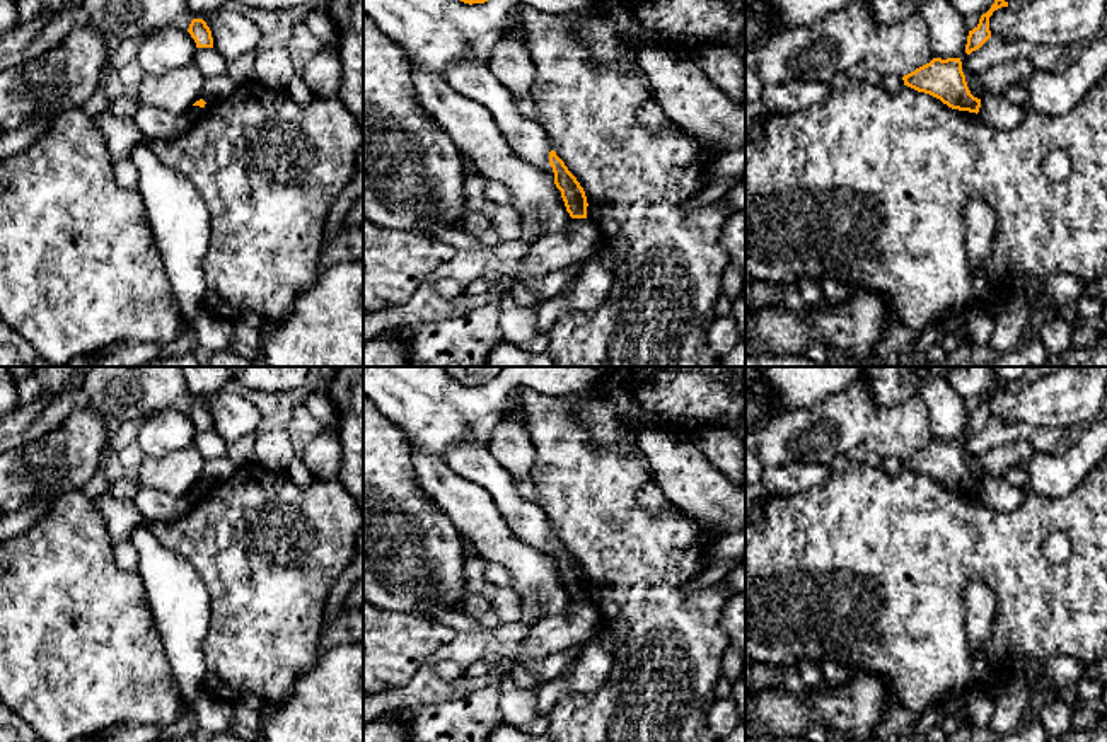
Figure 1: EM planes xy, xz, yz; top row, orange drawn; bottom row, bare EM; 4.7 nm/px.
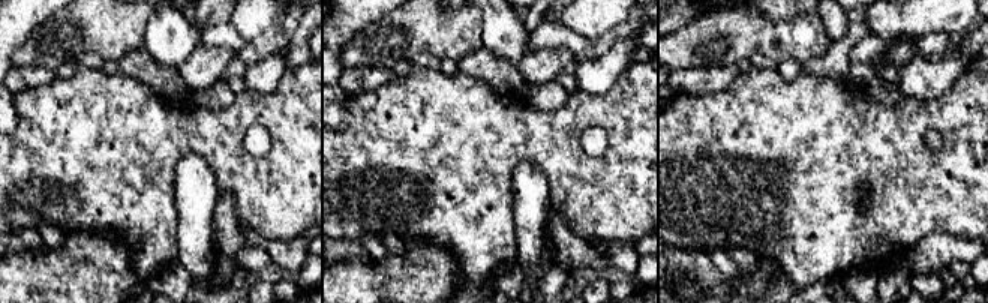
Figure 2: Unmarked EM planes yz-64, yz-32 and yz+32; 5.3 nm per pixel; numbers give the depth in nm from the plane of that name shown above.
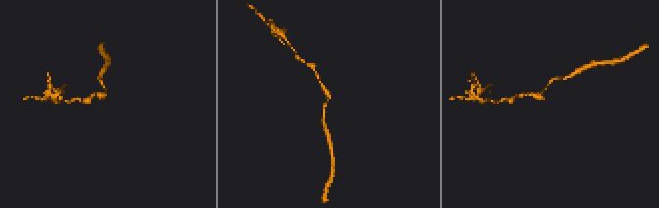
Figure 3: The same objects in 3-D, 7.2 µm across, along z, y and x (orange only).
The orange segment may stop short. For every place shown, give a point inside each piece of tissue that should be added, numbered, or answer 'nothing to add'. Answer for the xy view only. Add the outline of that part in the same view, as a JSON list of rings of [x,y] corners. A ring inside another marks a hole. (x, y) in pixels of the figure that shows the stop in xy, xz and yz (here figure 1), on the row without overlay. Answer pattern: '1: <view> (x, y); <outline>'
nothing to add

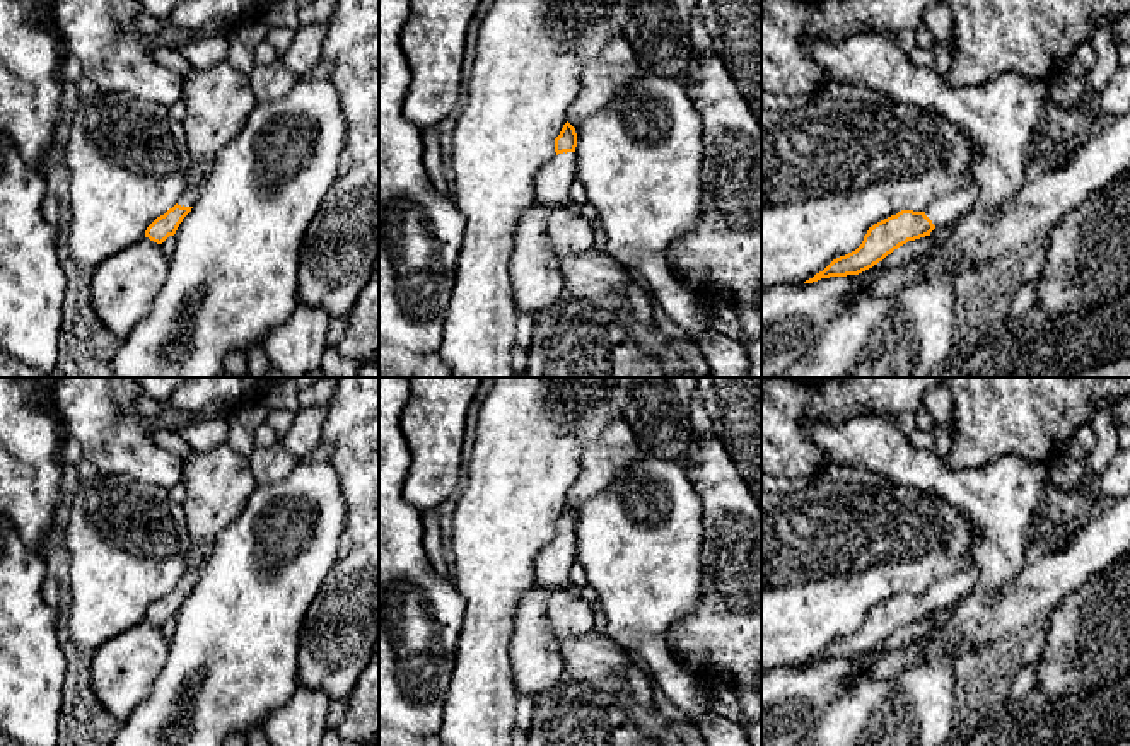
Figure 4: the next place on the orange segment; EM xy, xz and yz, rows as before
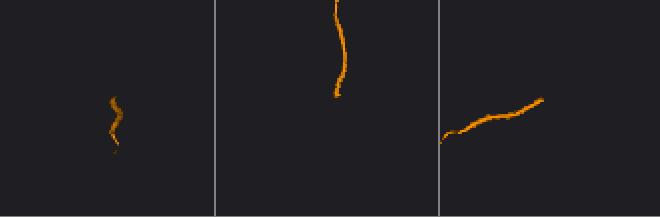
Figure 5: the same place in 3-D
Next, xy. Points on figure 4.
1: xy (190, 577); [[[186,568],[186,572],[183,574],[183,577],[178,582],[178,587],[184,587],[184,589],[193,589],[196,586],[200,579],[200,572],[195,568]]]

